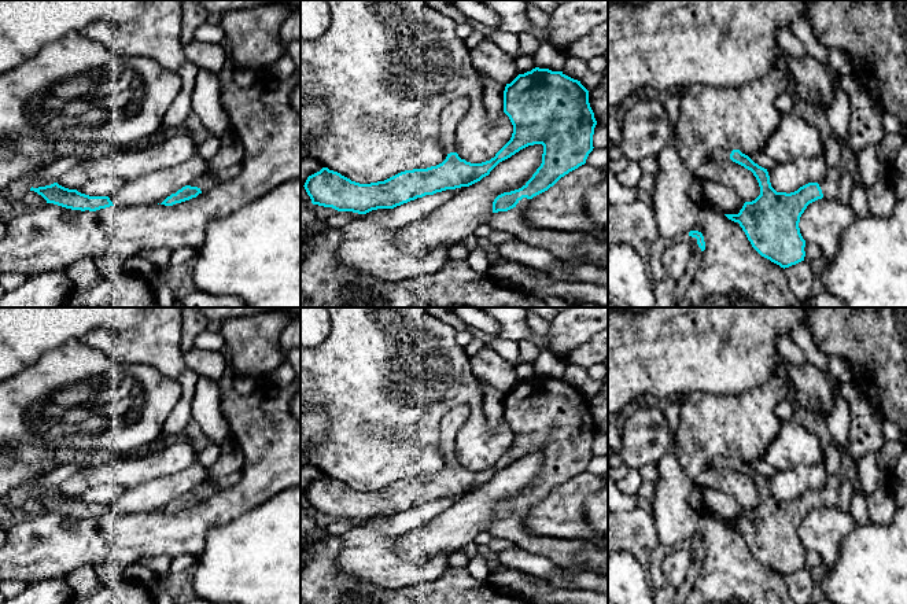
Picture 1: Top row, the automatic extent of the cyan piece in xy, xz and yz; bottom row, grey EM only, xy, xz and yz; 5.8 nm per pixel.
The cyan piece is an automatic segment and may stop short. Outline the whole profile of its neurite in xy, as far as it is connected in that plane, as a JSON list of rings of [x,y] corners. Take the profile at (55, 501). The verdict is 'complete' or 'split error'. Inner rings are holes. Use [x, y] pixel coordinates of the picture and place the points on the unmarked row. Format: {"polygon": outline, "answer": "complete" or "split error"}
{"polygon": [[[58,490],[38,496],[32,494],[30,498],[41,502],[47,511],[54,511],[71,518],[96,519],[114,513],[108,504],[89,504],[77,497],[64,496]]], "answer": "complete"}

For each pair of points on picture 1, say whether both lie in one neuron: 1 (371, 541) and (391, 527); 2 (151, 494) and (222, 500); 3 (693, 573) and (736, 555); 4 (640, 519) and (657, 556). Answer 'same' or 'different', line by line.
1: different
2: different
3: different
4: different

